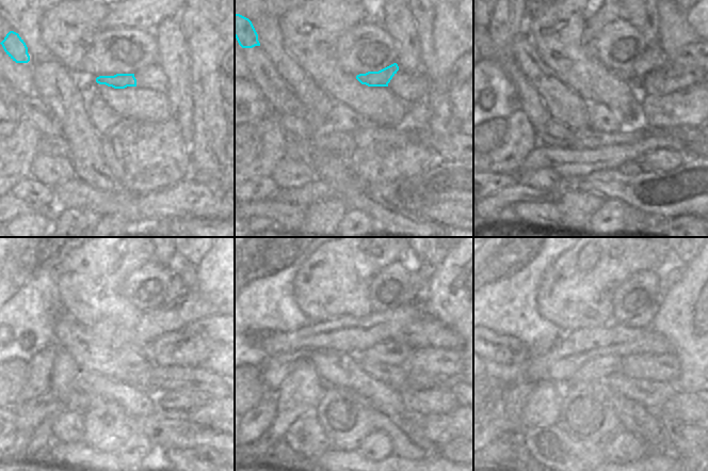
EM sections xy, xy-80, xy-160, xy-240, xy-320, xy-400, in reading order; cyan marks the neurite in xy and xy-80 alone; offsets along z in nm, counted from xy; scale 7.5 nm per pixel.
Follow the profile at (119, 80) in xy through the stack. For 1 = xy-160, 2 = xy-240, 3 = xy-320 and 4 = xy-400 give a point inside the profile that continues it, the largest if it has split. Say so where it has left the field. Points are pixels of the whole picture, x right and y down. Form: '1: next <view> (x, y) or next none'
1: next xy-160 (654, 58)
2: next xy-240 (176, 288)
3: next xy-320 (419, 282)
4: next xy-400 (669, 276)

